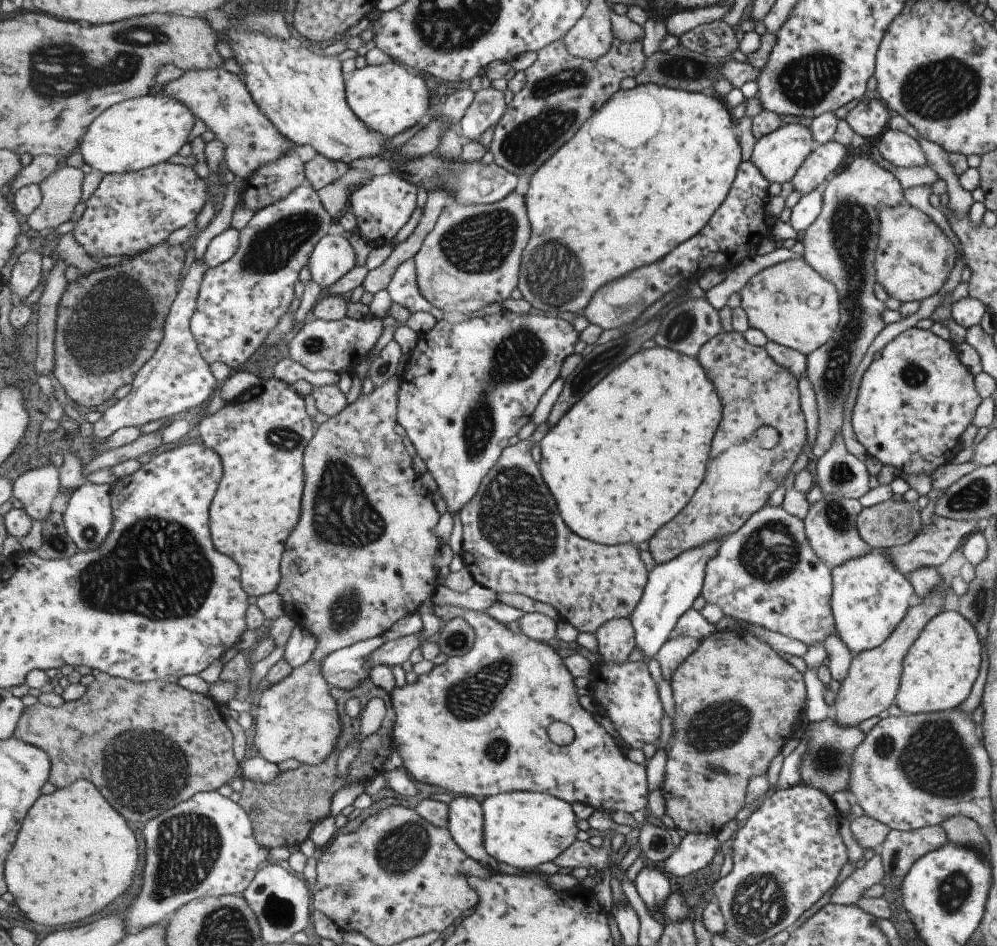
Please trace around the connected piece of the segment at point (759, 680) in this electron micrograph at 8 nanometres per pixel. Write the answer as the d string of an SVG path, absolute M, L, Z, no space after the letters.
M734 628L727 631L714 630L709 636L703 637L699 641L697 648L673 671L669 682L675 703L671 718L673 724L675 724L675 735L671 748L666 752L664 777L659 790L664 800L665 813L671 818L677 829L684 830L686 834L715 834L723 824L734 818L737 811L744 806L746 786L749 779L757 775L763 775L769 766L769 762L777 756L785 742L793 738L792 726L795 724L795 720L802 716L804 710L806 682L803 675L793 665L779 657L777 651L774 651L765 641L760 641L743 628Z

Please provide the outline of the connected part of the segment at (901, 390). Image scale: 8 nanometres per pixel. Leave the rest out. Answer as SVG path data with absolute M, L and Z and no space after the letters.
M911 327L899 333L890 342L885 344L884 348L880 350L879 358L872 360L863 373L858 386L850 424L856 440L865 448L868 457L879 460L882 465L889 465L896 468L899 474L927 474L931 478L931 474L949 462L958 449L959 436L961 436L961 432L967 428L967 425L971 424L974 411L981 402L981 399L974 387L974 375L957 359L955 344L937 337L937 335L931 333L929 329L924 330Z

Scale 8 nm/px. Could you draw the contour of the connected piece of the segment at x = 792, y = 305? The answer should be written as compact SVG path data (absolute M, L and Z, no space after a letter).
M786 260L768 266L750 277L738 293L739 307L745 312L749 327L760 330L767 341L804 355L824 345L839 320L835 287L804 260Z

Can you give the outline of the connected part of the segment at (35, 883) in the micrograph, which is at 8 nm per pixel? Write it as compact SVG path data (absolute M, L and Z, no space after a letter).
M81 779L71 786L41 795L28 816L5 867L8 891L27 918L55 928L75 924L95 916L133 886L141 862L139 840L124 815L101 794L93 782Z

